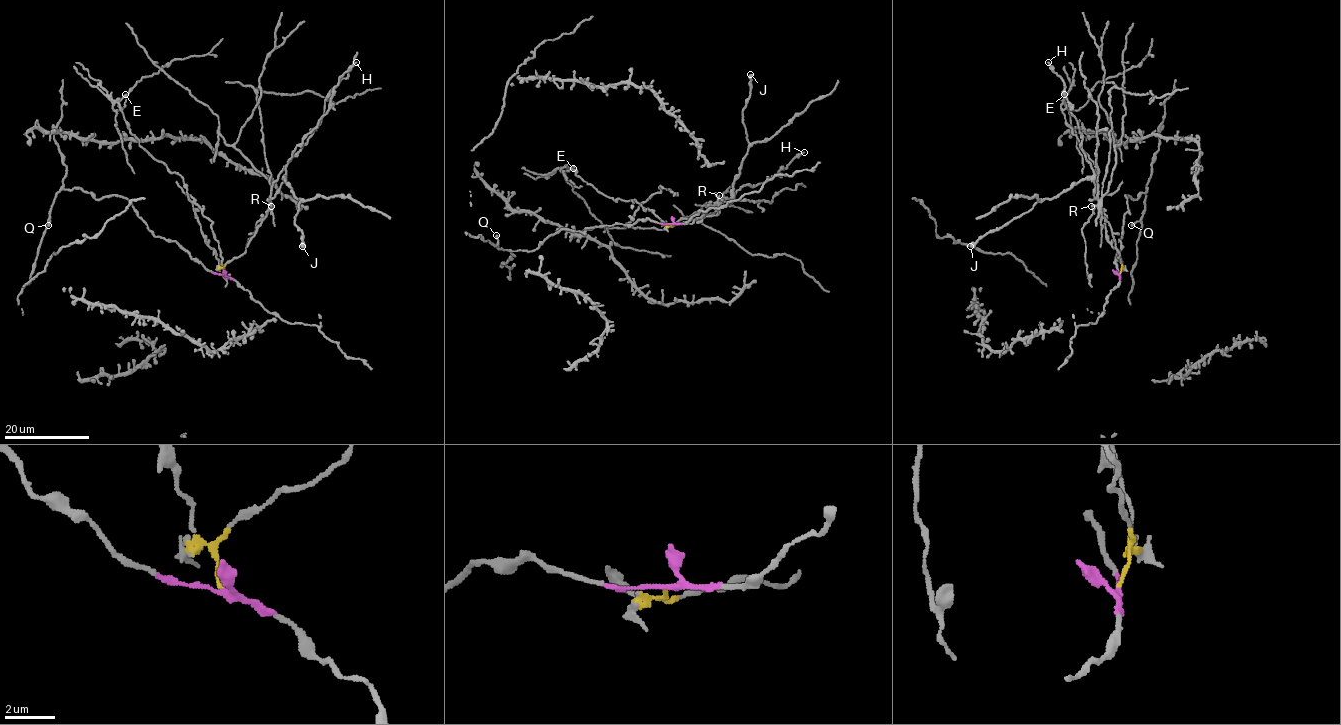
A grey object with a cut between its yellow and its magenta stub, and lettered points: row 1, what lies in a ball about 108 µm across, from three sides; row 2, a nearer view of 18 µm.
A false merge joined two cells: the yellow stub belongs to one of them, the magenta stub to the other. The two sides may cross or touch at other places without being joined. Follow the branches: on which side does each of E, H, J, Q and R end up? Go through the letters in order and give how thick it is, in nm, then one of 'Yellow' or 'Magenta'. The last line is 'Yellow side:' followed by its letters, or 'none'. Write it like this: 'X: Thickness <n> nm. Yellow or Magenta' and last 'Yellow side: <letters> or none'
E: Thickness 400 nm. Yellow
H: Thickness 160 nm. Yellow
J: Thickness 600 nm. Yellow
Q: Thickness 300 nm. Magenta
R: Thickness 180 nm. Yellow
Yellow side: E, H, J, R

